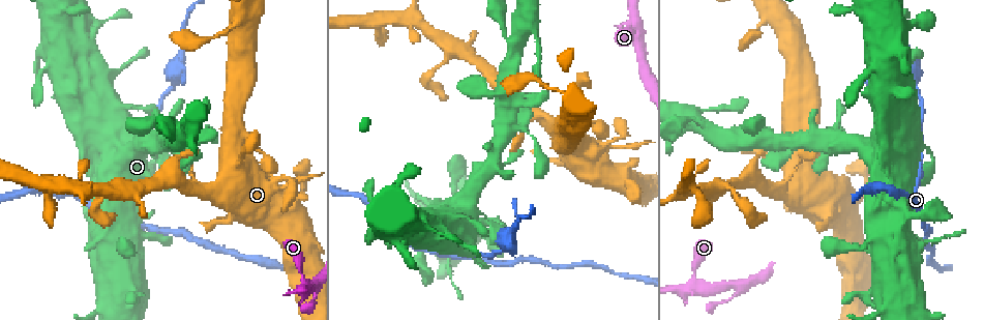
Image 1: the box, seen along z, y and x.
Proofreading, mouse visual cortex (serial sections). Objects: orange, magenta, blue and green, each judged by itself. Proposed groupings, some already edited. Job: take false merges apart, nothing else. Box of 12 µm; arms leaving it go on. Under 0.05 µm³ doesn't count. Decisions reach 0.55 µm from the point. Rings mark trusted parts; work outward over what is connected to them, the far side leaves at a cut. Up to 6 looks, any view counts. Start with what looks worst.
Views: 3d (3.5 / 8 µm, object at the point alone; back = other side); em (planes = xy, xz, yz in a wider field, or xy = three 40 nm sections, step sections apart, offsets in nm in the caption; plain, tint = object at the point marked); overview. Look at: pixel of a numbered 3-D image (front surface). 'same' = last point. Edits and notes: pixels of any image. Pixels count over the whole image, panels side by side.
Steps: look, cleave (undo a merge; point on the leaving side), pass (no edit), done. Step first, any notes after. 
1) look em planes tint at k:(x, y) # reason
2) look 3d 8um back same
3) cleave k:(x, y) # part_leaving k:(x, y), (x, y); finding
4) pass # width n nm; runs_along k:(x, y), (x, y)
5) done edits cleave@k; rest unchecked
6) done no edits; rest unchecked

look 3d 3.5um back at 1:(176, 77) # a fork

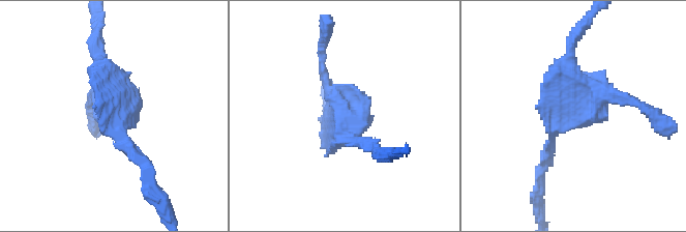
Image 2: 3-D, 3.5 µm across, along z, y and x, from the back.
look em xy step 2 tint at 2:(116, 117)

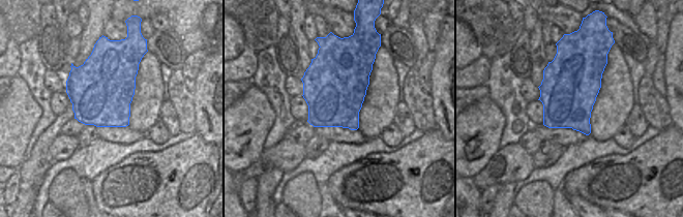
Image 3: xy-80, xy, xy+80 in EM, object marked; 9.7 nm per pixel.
pass # runs_along 2:(138, 156), (119, 131), (96, 35); continuous, no second cell

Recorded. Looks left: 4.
look 3d 3.5um back at 1:(708, 126) # branch point

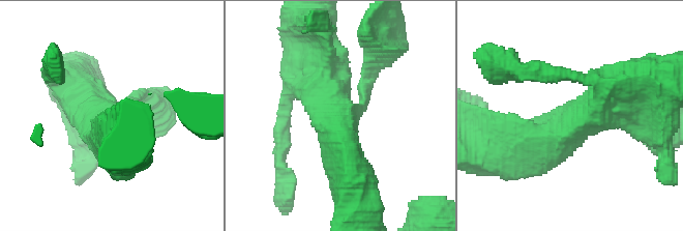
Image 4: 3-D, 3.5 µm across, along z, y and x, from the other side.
look em xy step 2 tint at 4:(572, 111) # arms 3; arm_widths 200, 600, 600 nm

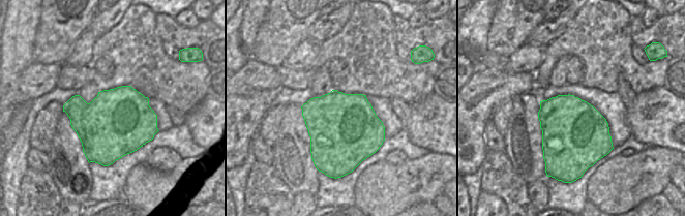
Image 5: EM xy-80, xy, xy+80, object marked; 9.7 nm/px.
pass # width 700 nm; runs_along 4:(511, 148), (627, 97); one cell here

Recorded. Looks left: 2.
look 3d 3.5um back at 1:(523, 133) # a narrow waist

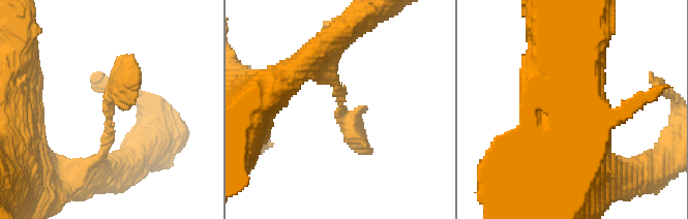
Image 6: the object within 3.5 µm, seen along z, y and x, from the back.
look em planes tint at 6:(340, 106) # arm_widths 200, 350 nm

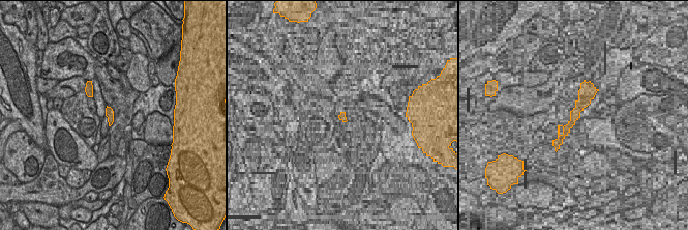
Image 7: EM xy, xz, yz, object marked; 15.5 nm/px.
pass # runs_along 6:(618, 178), (536, 67); one cell here

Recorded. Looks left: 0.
done no edits; rest unchecked

